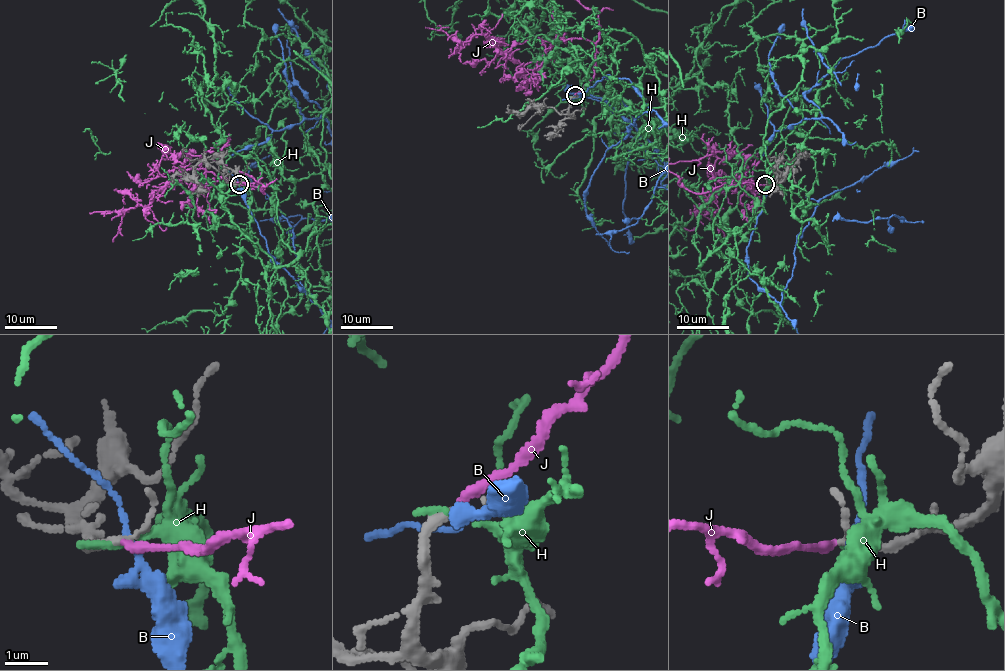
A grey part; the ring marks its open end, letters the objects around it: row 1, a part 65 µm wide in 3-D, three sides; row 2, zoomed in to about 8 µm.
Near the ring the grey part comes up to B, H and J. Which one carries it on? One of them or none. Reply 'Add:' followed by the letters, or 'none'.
Add: J

